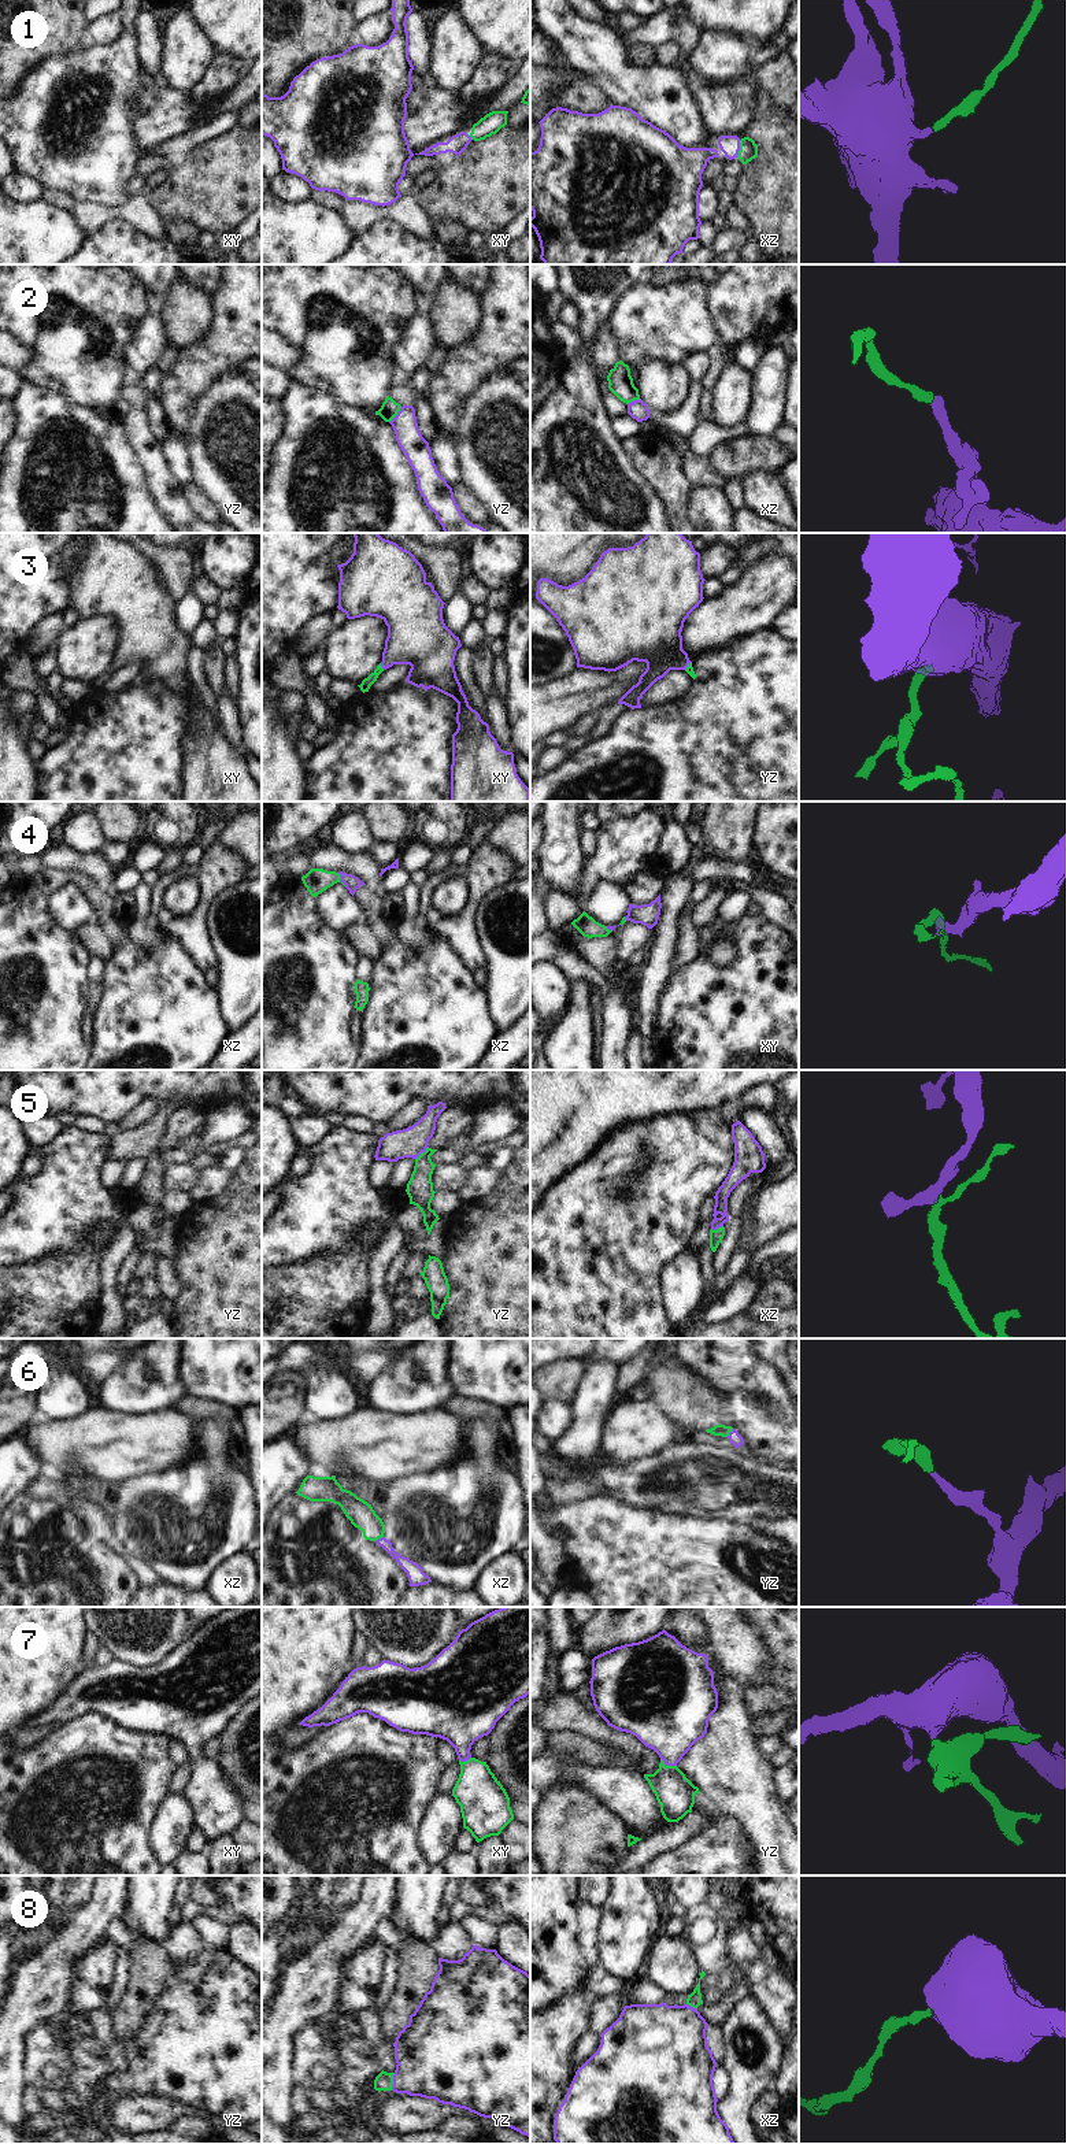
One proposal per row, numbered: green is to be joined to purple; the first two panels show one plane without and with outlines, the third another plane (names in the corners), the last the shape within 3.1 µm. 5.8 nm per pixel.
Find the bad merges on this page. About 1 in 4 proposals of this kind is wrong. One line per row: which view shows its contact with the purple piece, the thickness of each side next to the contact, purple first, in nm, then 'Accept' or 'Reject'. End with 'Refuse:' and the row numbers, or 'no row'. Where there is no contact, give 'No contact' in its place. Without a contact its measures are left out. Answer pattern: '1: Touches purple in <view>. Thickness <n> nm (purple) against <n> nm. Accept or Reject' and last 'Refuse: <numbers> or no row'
1: Touches purple in xz. Thickness 110 nm (purple) against 110 nm. Accept
2: Touches purple in yz. Thickness 150 nm (purple) against 110 nm. Reject
3: Touches purple in xy. Thickness 320 nm (purple) against 60 nm. Accept
4: Touches purple in xz. Thickness 90 nm (purple) against 140 nm. Accept
5: Touches purple in yz. Thickness 180 nm (purple) against 160 nm. Accept
6: Touches purple in xz. Thickness 80 nm (purple) against 150 nm. Accept
7: Touches purple in yz. Thickness 380 nm (purple) against 220 nm. Accept
8: Touches purple in yz. Thickness 420 nm (purple) against 110 nm. Accept
Refuse: 2.

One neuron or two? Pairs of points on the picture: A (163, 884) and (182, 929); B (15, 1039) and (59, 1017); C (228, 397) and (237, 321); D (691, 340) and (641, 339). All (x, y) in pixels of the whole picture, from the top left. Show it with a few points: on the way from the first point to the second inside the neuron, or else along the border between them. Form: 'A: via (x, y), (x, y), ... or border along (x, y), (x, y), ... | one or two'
A: via (158, 896), (158, 910), (170, 922) | one
B: via (26, 1028), (37, 1017), (48, 1017) | one
C: border along (247, 356), (230, 363), (206, 384) | two
D: via (678, 339), (654, 339) | one

